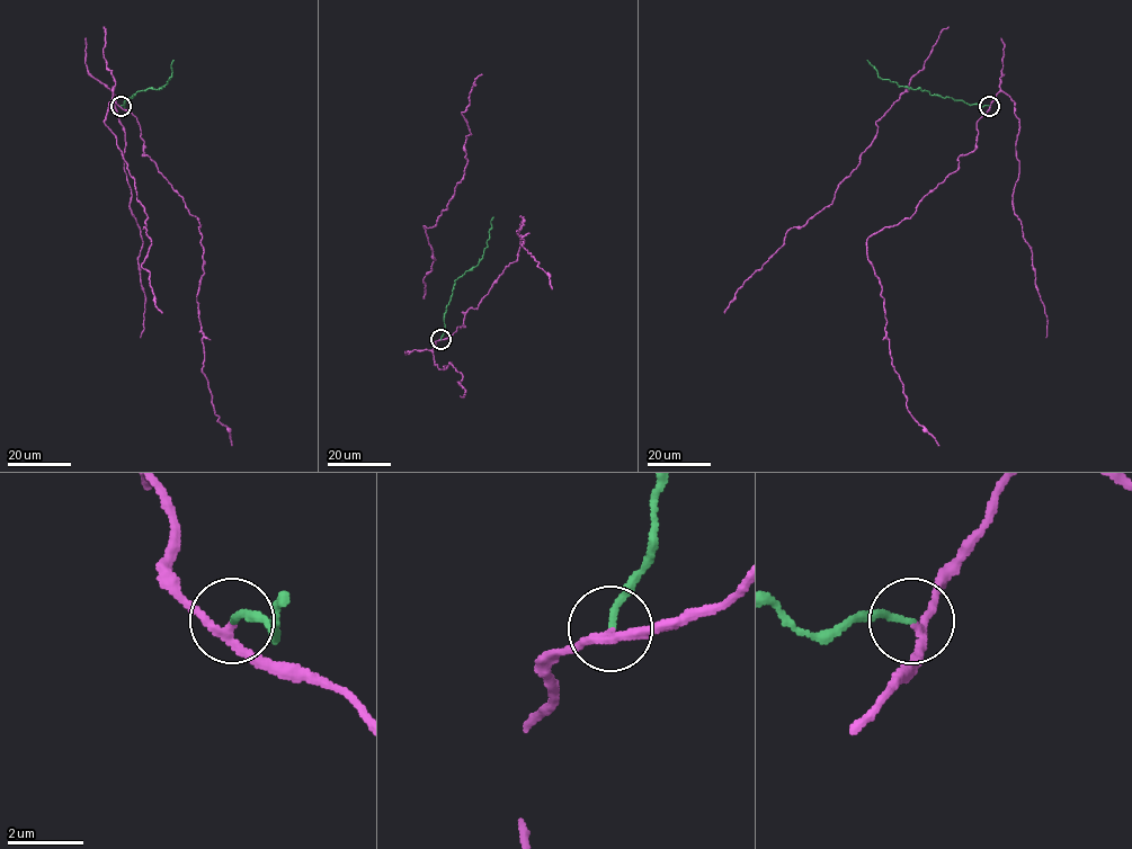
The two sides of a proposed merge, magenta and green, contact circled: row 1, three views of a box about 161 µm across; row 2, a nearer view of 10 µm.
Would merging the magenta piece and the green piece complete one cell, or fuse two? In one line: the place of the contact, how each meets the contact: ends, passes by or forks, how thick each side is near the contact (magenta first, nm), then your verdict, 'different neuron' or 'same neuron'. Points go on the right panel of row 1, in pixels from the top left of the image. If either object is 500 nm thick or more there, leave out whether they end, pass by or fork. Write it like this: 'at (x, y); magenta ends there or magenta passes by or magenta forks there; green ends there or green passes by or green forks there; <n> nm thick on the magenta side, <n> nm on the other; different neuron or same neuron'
at (989, 106); magenta passes by; green ends there; 200 nm thick on the magenta side, 170 nm on the other; different neuron

